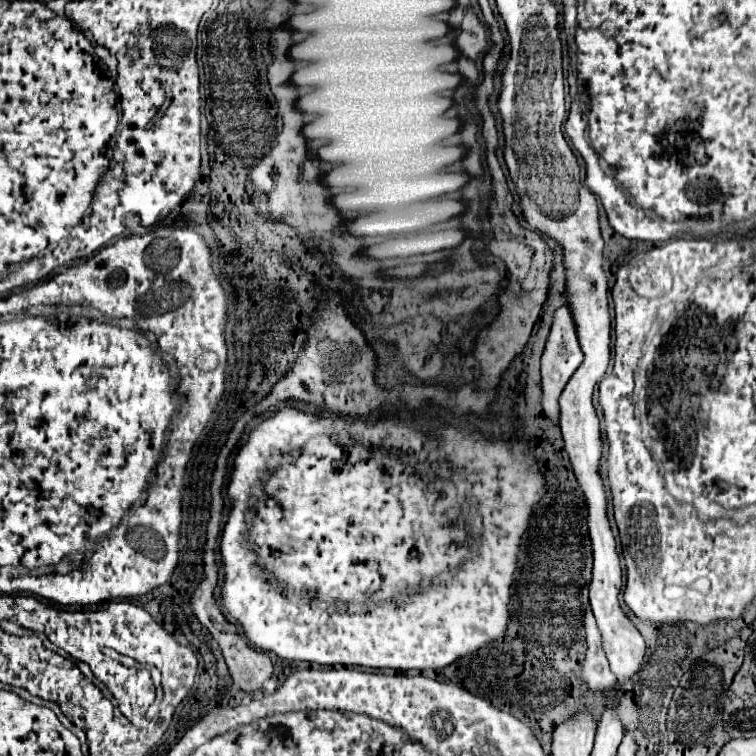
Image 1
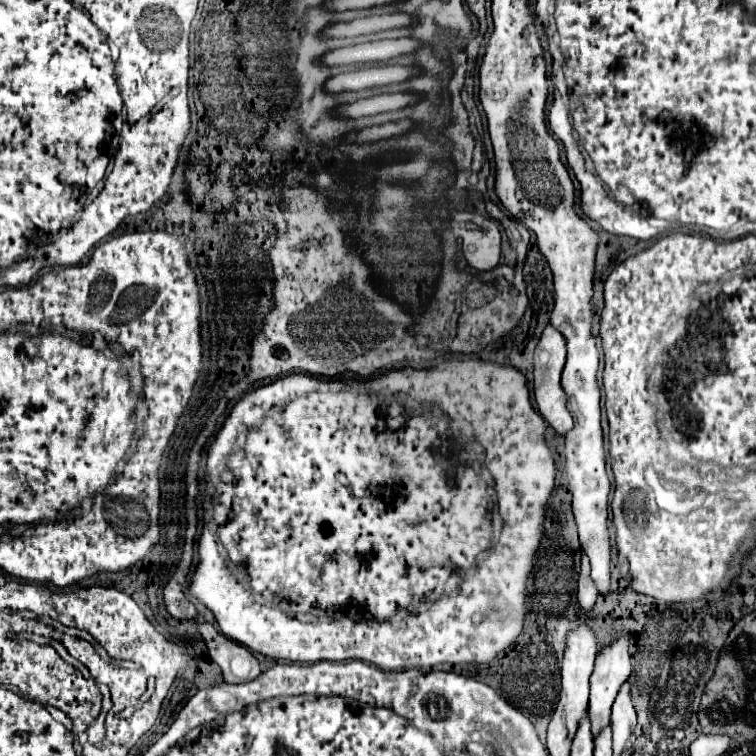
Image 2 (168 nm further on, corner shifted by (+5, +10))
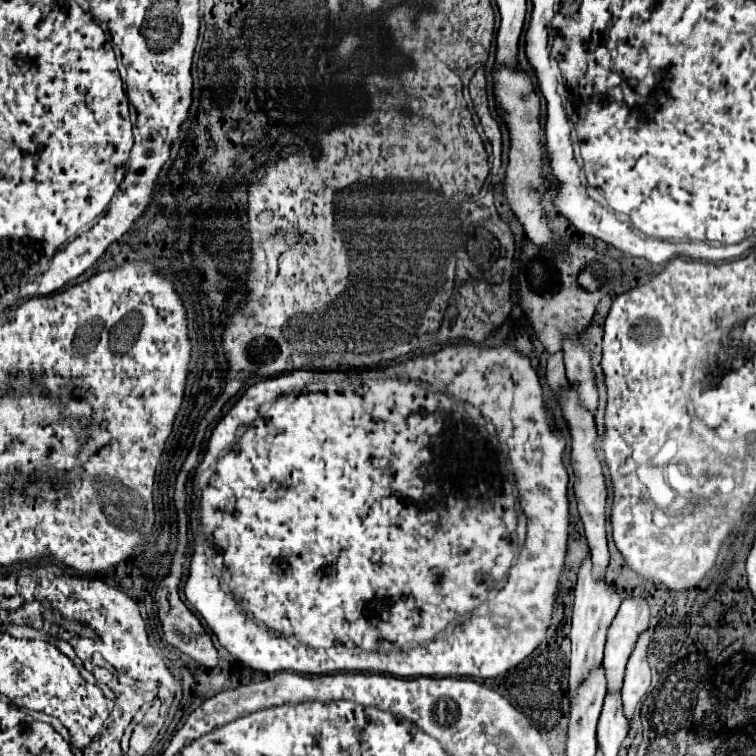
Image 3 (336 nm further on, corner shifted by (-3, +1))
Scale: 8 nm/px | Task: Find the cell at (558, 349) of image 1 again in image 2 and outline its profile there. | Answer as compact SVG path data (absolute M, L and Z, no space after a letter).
M547 324L547 328L543 330L541 340L539 340L537 348L535 348L535 358L533 358L533 364L535 364L535 370L533 370L533 388L535 388L535 402L537 402L537 408L539 408L541 416L559 434L565 434L567 430L573 428L573 418L571 418L571 414L565 408L567 398L565 398L565 392L563 392L563 388L559 384L561 372L563 372L563 366L565 366L565 360L567 360L567 344L565 344L565 338L563 338L561 332L555 330L555 326Z

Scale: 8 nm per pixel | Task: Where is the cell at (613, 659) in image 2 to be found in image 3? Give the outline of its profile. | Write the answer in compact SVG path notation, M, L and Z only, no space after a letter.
M647 597L625 599L607 631L605 643L605 671L607 689L621 689L625 677L625 665L633 651L637 635L649 627L649 603Z

